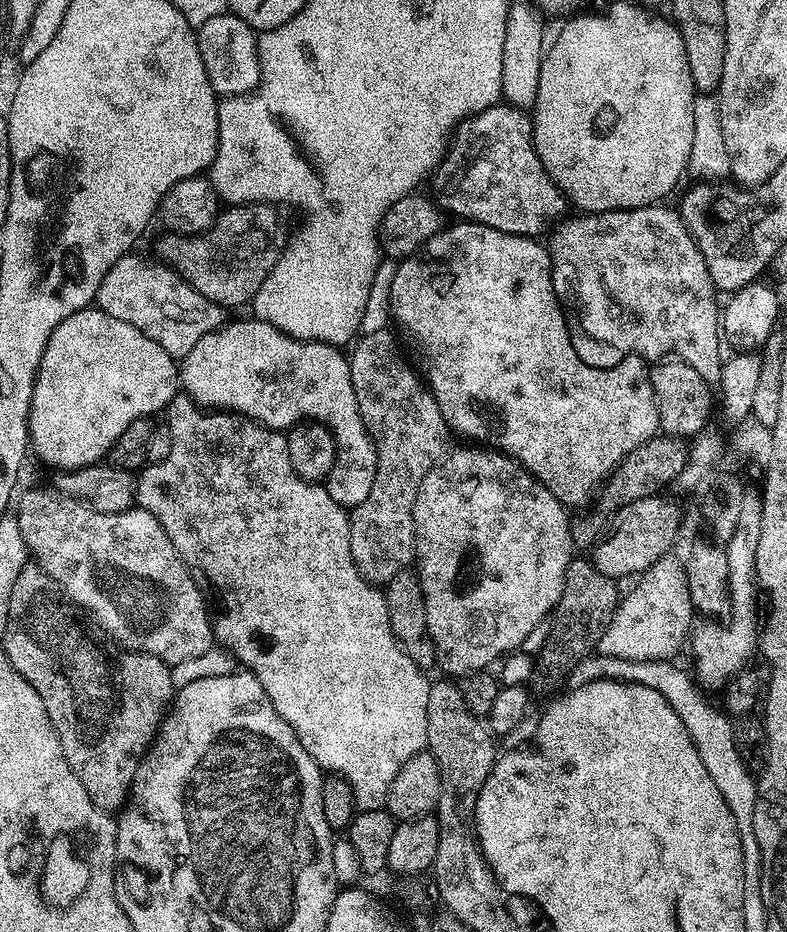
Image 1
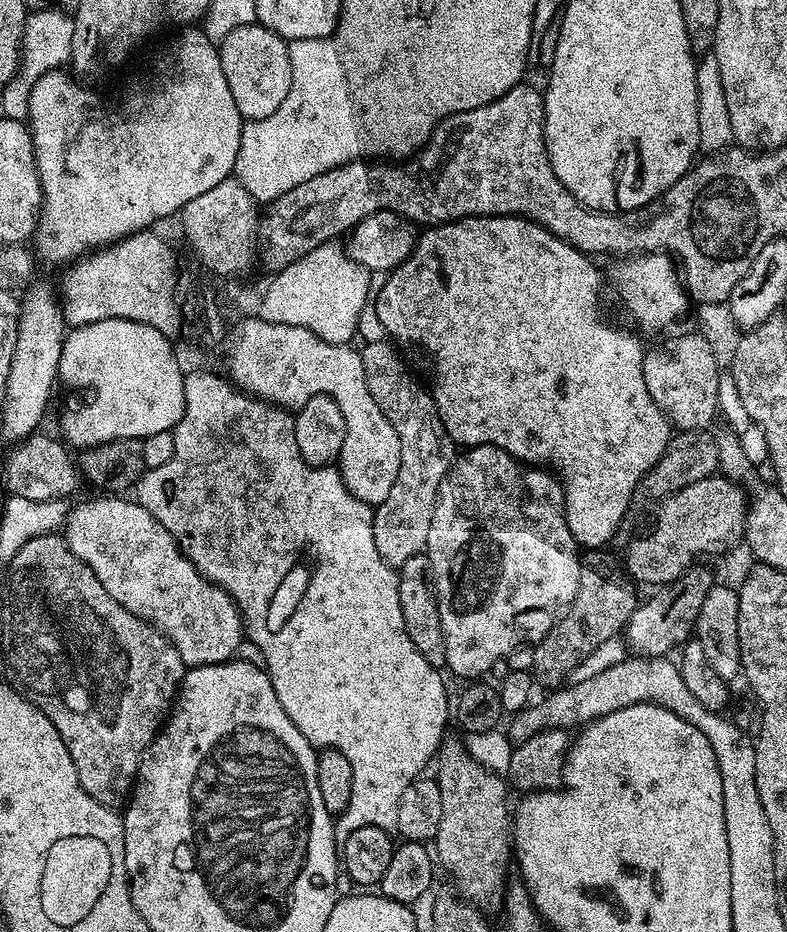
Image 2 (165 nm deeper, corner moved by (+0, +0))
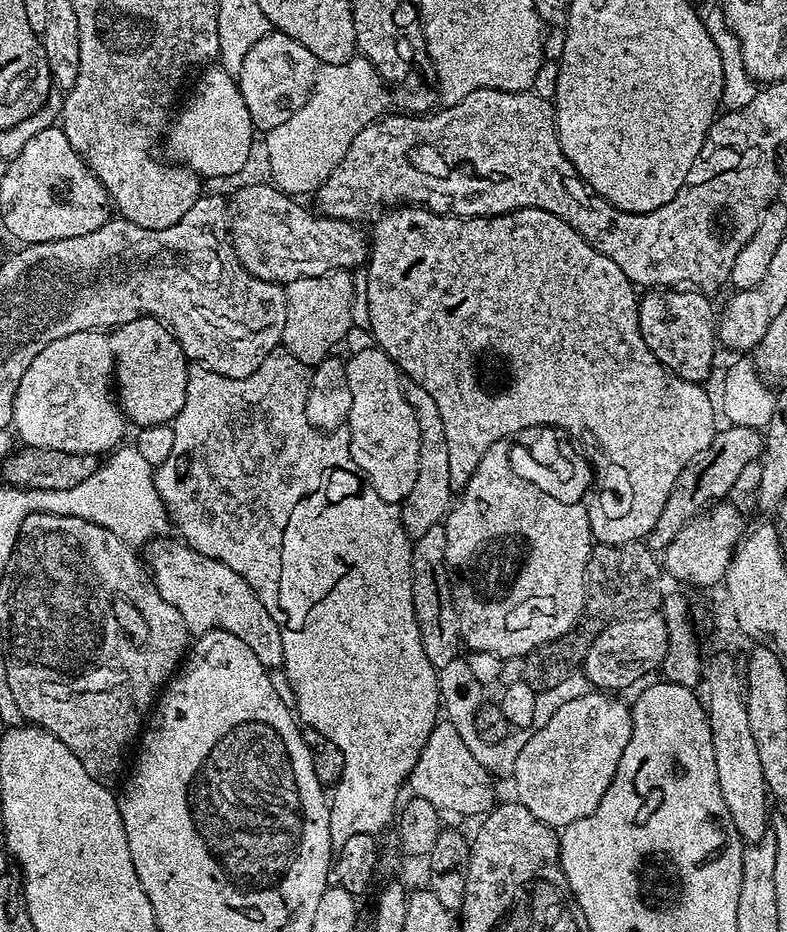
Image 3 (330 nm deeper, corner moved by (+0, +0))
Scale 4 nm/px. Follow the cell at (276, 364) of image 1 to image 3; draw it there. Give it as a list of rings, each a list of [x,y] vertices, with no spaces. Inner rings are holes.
[[[375,346],[364,348],[346,360],[351,405],[346,427],[354,462],[378,498],[399,505],[414,490],[420,469],[420,431],[410,402],[404,397],[402,373],[396,363]]]

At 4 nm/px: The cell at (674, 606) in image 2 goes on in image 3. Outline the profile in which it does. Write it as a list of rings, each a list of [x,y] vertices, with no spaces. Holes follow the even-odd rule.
[[[661,615],[620,620],[608,625],[594,640],[584,659],[582,671],[591,687],[603,692],[623,692],[626,686],[642,675],[656,672],[661,667],[666,648],[667,632]]]

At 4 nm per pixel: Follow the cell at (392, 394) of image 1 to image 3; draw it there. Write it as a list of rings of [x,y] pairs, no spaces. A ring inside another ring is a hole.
[[[411,382],[404,384],[404,397],[410,402],[414,418],[420,431],[420,469],[414,482],[414,490],[399,505],[400,517],[409,537],[426,534],[430,526],[441,523],[450,511],[454,500],[454,491],[450,486],[449,453],[446,451],[446,430],[442,427],[442,414],[438,414],[438,405],[434,398],[422,390],[422,386]]]

